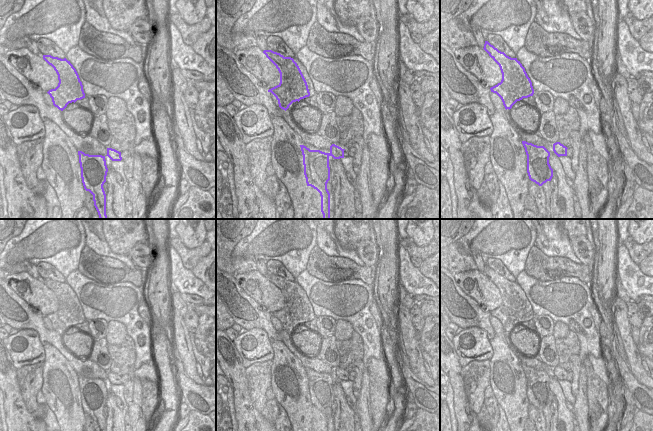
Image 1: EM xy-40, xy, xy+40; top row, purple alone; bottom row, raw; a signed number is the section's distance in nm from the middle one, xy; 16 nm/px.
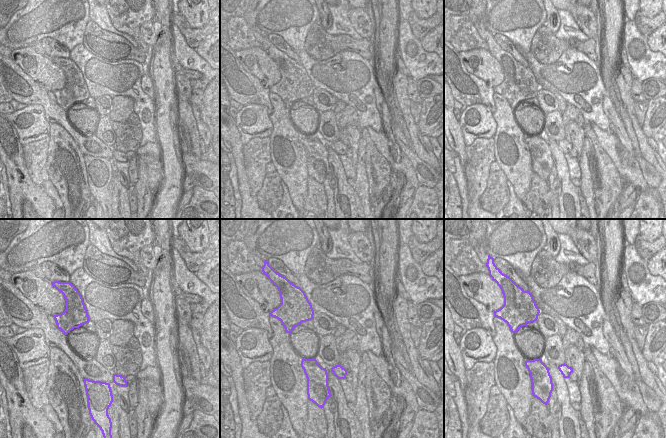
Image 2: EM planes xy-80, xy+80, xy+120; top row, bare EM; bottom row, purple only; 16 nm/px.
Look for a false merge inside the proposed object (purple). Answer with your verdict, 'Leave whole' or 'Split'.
Split

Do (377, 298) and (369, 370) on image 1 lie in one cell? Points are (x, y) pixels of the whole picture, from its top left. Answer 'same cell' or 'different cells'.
different cells

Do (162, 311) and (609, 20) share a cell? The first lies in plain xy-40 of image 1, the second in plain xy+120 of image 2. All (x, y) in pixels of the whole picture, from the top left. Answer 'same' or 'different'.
same

